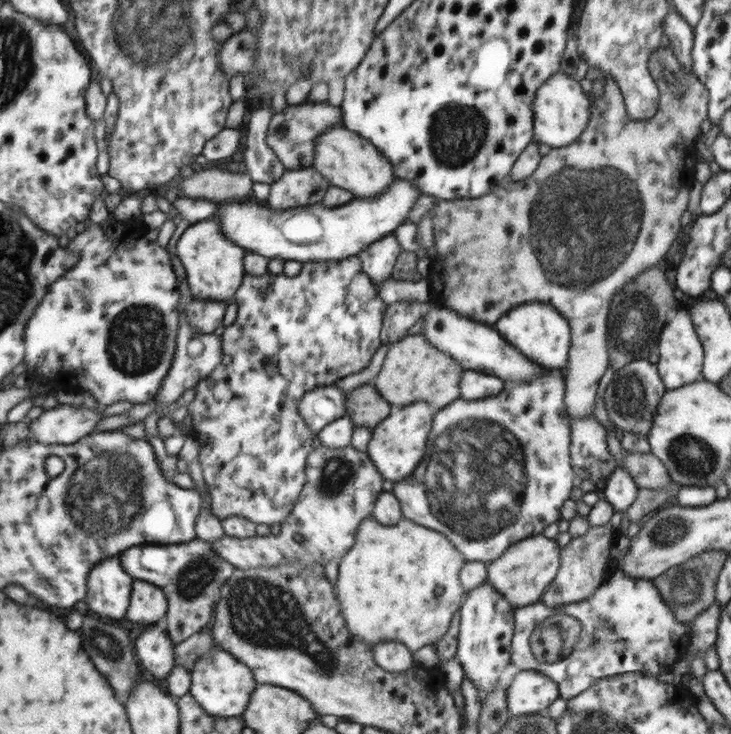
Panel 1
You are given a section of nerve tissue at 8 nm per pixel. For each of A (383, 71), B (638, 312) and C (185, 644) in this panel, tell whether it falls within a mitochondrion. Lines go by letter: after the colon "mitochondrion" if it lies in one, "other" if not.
A: other
B: mitochondrion
C: other

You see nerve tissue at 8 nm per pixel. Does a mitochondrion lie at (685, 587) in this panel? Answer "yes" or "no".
yes

